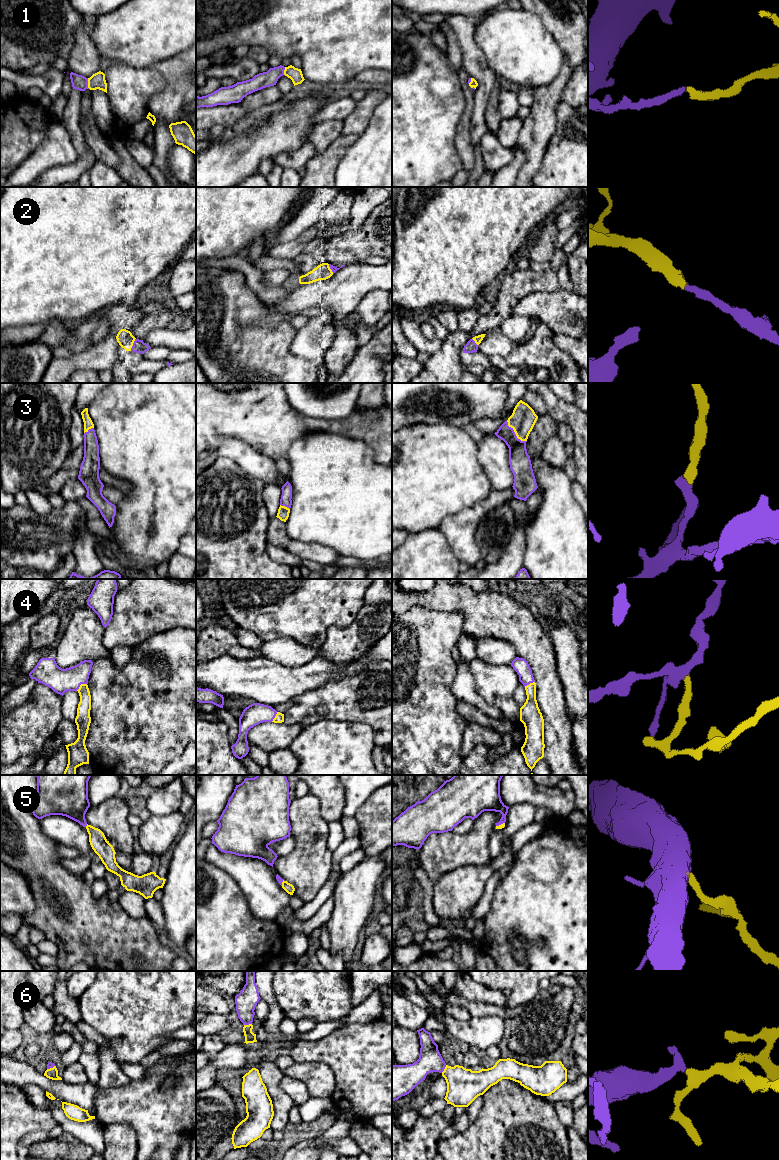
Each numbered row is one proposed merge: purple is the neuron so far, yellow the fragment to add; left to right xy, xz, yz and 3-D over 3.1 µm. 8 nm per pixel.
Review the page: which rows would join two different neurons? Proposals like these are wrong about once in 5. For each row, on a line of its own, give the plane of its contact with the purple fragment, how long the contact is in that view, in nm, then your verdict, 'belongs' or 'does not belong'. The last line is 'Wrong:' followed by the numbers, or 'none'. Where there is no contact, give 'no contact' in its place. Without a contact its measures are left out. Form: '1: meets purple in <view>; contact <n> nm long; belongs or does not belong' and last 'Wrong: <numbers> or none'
1: meets purple in xy; contact 80 nm long; belongs
2: meets purple in xy; contact 110 nm long; belongs
3: meets purple in yz; contact 240 nm long; belongs
4: meets purple in xy; contact 110 nm long; belongs
5: meets purple in xy; contact 30 nm long; belongs
6: meets purple in xz; contact 70 nm long; belongs
Wrong: none

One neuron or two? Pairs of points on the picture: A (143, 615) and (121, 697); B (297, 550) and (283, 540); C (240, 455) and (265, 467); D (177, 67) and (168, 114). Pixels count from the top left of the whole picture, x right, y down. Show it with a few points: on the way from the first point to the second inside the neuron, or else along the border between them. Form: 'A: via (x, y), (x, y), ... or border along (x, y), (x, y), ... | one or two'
A: border along (156, 634), (144, 639), (133, 647) | two
B: border along (290, 539), (284, 548) | two
C: via (246, 456), (259, 466) | one
D: via (177, 79), (177, 95), (171, 102) | one

